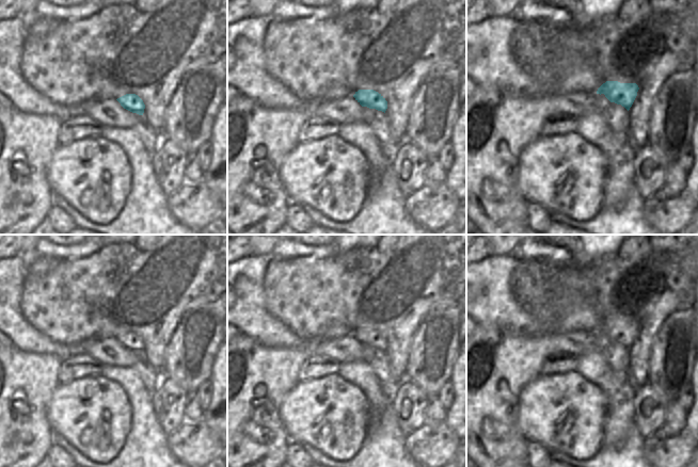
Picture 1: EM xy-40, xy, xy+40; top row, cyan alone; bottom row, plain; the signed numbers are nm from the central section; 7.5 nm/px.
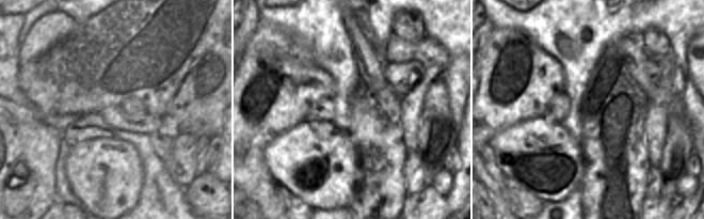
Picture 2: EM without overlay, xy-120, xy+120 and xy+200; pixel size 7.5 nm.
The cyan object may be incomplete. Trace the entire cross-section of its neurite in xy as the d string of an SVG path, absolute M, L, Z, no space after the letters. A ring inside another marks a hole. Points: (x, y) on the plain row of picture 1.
M359 328L353 336L362 345L376 348L384 352L387 348L387 340L385 337L374 328Z

